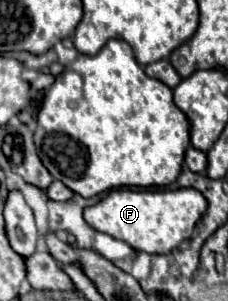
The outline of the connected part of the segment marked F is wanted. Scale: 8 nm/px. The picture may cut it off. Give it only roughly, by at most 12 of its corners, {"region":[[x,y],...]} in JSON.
{"region":[[112,190],[98,232],[168,254],[206,210],[198,190]]}

